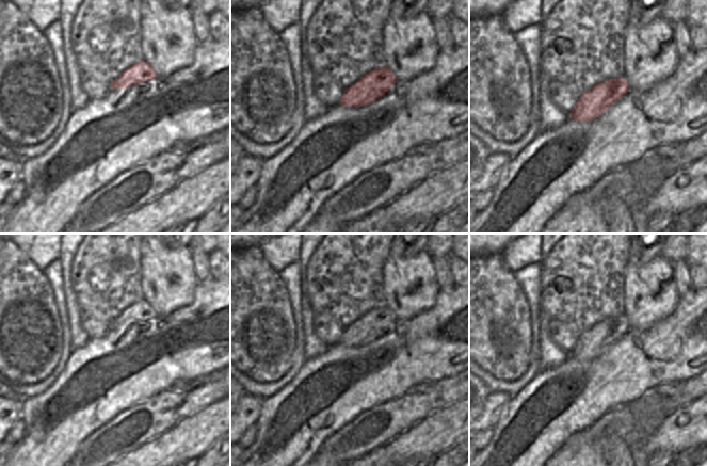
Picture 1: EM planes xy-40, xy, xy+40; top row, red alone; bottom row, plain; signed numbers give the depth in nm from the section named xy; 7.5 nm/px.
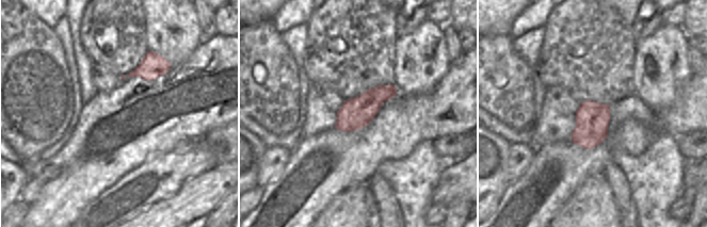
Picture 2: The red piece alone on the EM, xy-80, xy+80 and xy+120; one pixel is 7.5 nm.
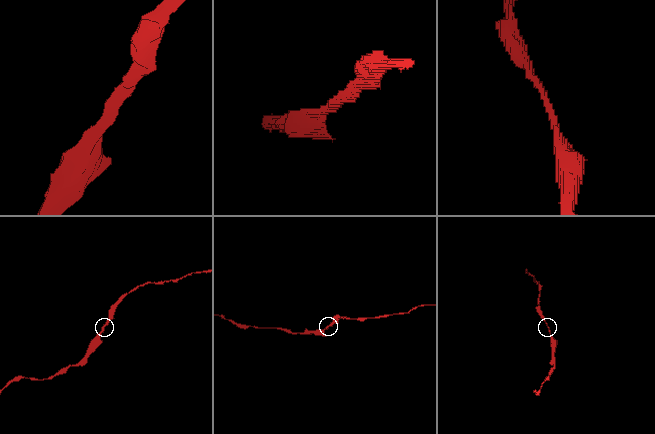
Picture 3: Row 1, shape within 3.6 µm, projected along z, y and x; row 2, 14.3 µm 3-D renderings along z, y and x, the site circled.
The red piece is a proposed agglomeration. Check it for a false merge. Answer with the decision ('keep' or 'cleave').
keep

